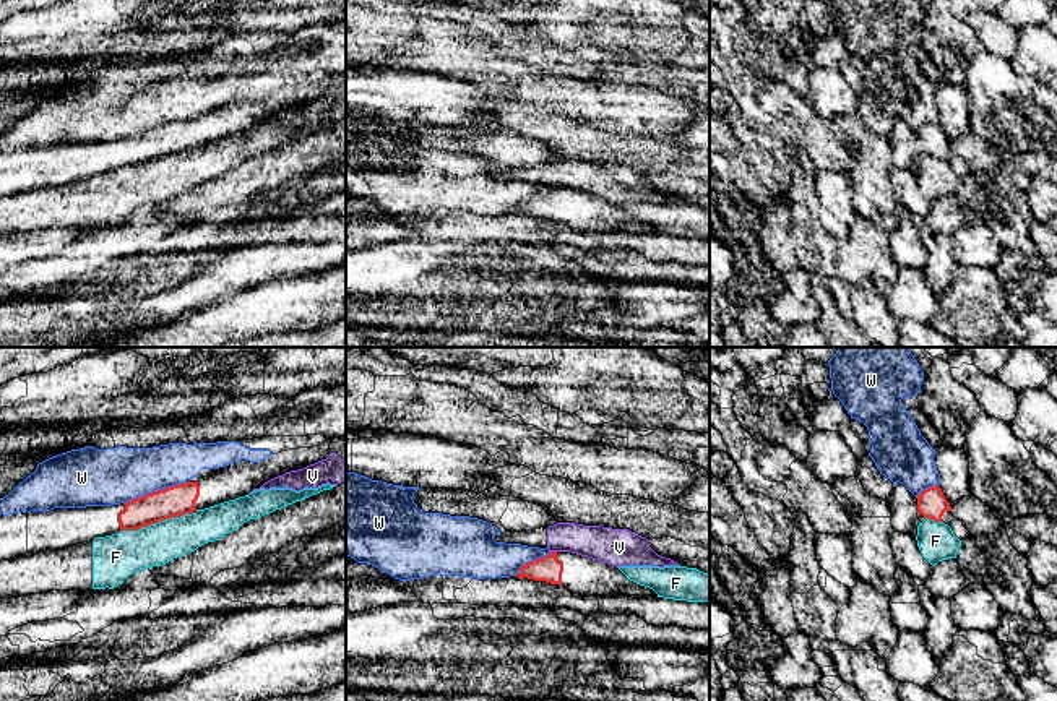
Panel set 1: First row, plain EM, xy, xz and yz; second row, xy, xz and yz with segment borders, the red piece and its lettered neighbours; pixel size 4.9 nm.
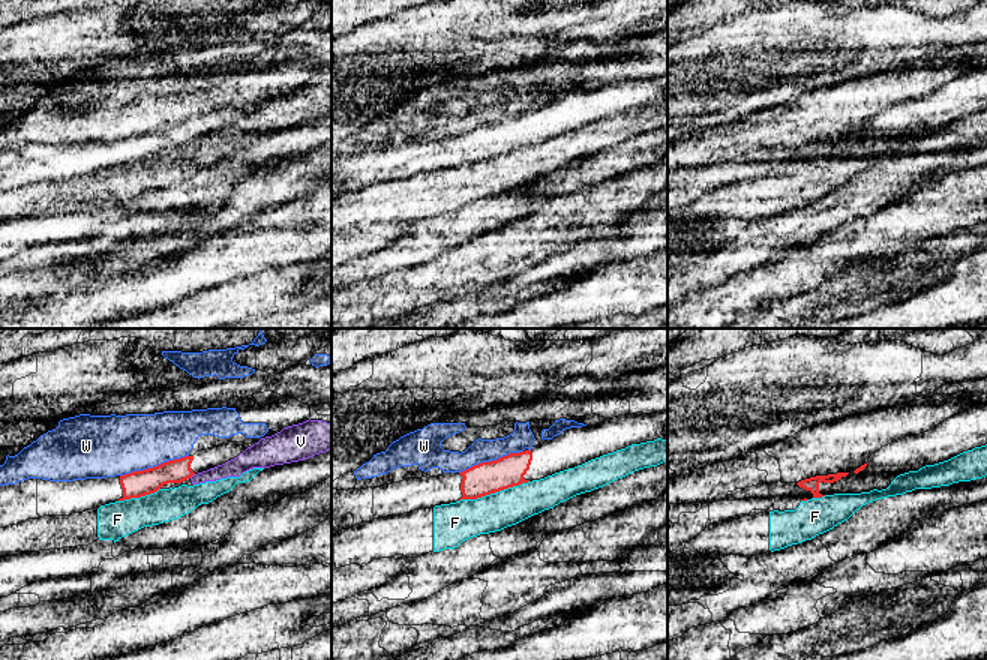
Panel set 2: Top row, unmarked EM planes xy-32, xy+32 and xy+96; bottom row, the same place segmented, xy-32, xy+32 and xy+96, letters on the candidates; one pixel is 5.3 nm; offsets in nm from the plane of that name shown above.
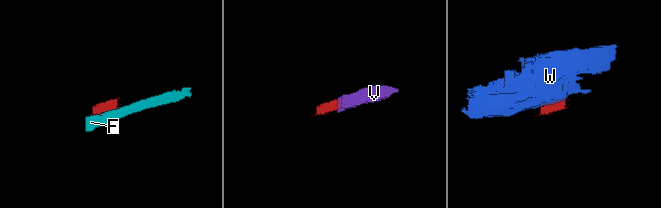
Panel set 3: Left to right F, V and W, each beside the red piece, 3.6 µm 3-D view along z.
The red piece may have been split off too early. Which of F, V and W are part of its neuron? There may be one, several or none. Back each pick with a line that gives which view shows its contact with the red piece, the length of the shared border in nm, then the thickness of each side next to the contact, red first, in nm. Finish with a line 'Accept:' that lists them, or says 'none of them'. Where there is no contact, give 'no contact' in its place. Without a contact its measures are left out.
Accept: none of them

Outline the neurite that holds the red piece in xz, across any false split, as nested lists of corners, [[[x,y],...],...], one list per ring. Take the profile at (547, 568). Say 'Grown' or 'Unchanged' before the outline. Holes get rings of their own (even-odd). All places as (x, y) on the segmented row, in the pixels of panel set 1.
Grown. [[[550,552],[523,565],[513,576],[559,584],[580,596],[658,596],[630,581],[619,568],[572,552]]]

